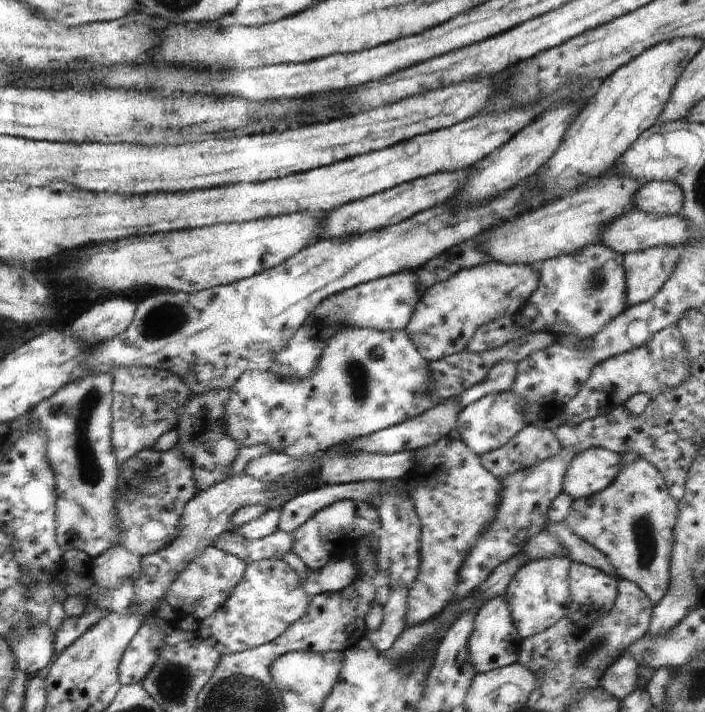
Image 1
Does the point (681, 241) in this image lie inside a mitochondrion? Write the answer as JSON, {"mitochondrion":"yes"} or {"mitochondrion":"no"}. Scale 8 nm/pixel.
{"mitochondrion":"no"}

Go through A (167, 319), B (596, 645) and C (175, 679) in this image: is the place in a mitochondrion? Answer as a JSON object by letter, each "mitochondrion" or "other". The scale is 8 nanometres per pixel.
{"A":"mitochondrion","B":"mitochondrion","C":"mitochondrion"}

